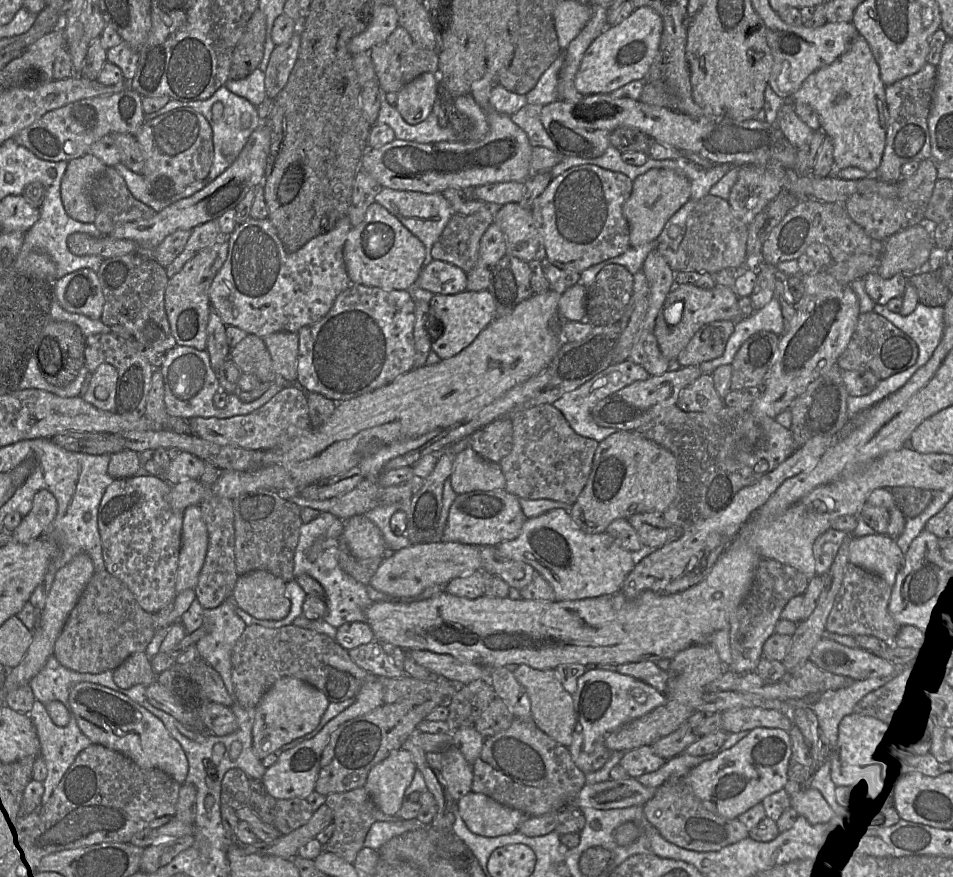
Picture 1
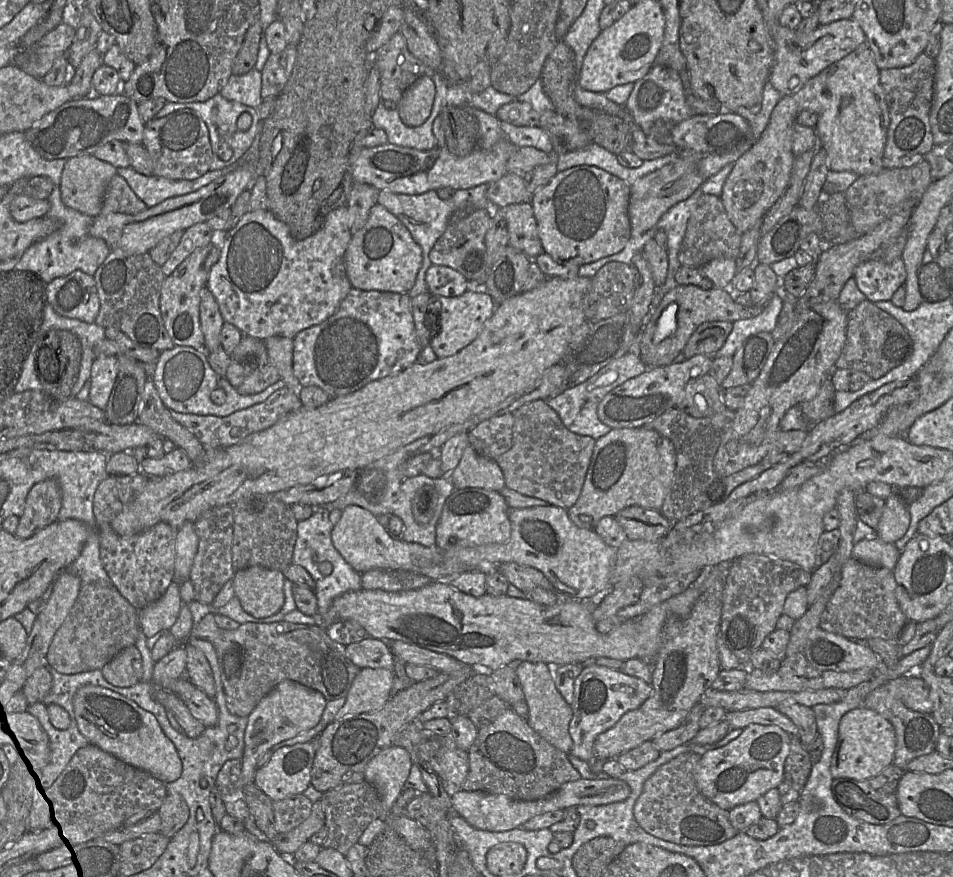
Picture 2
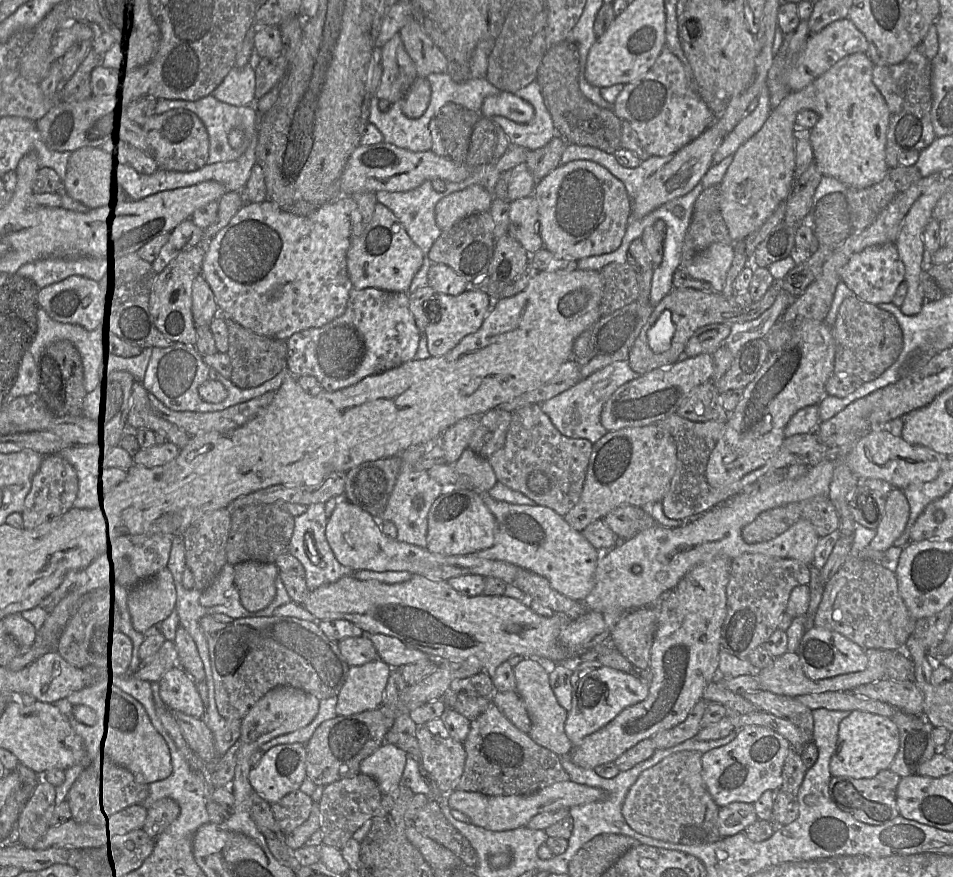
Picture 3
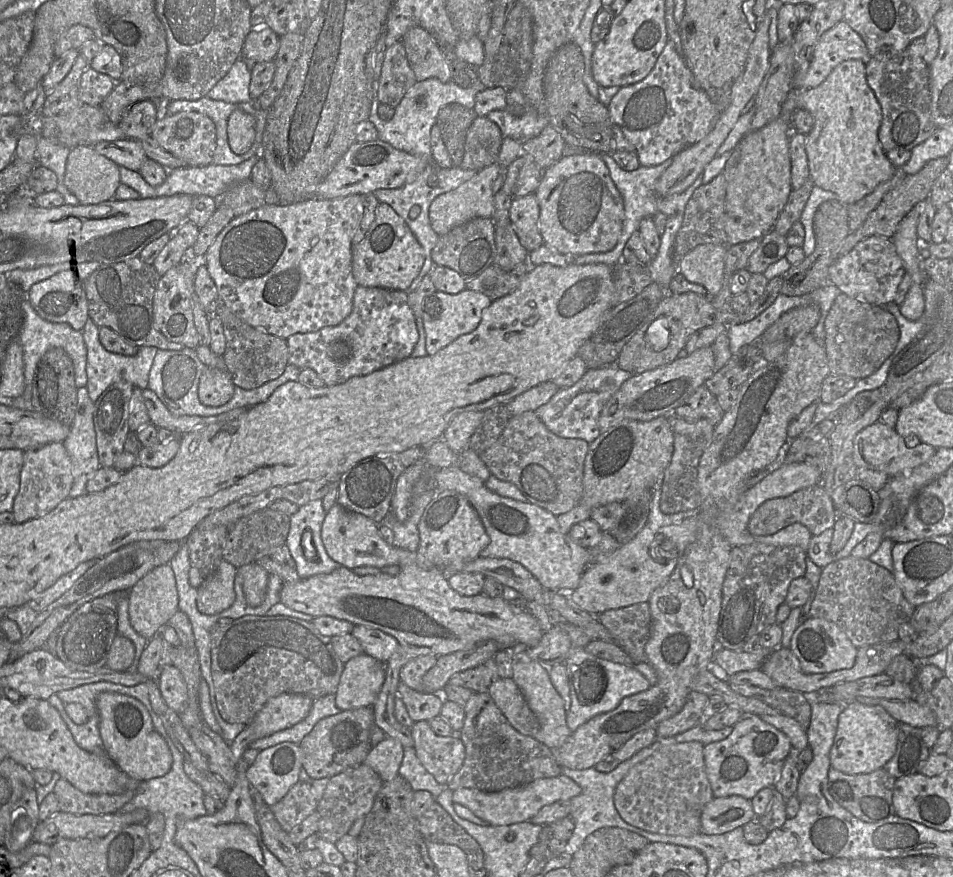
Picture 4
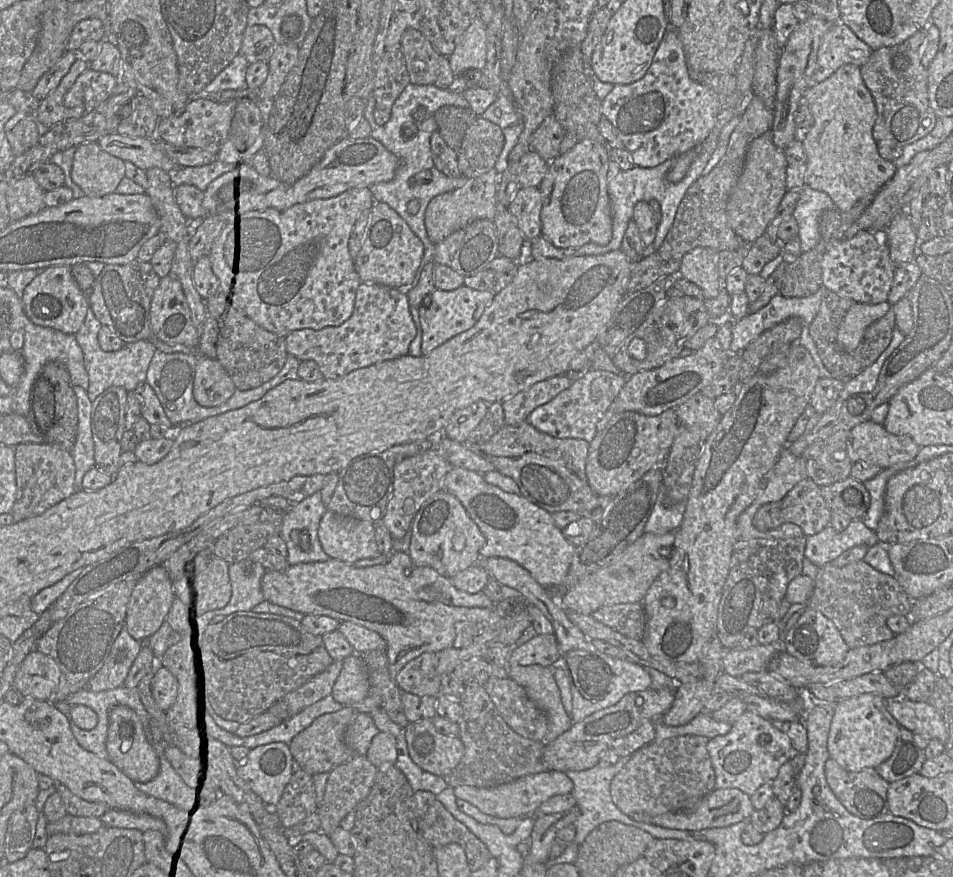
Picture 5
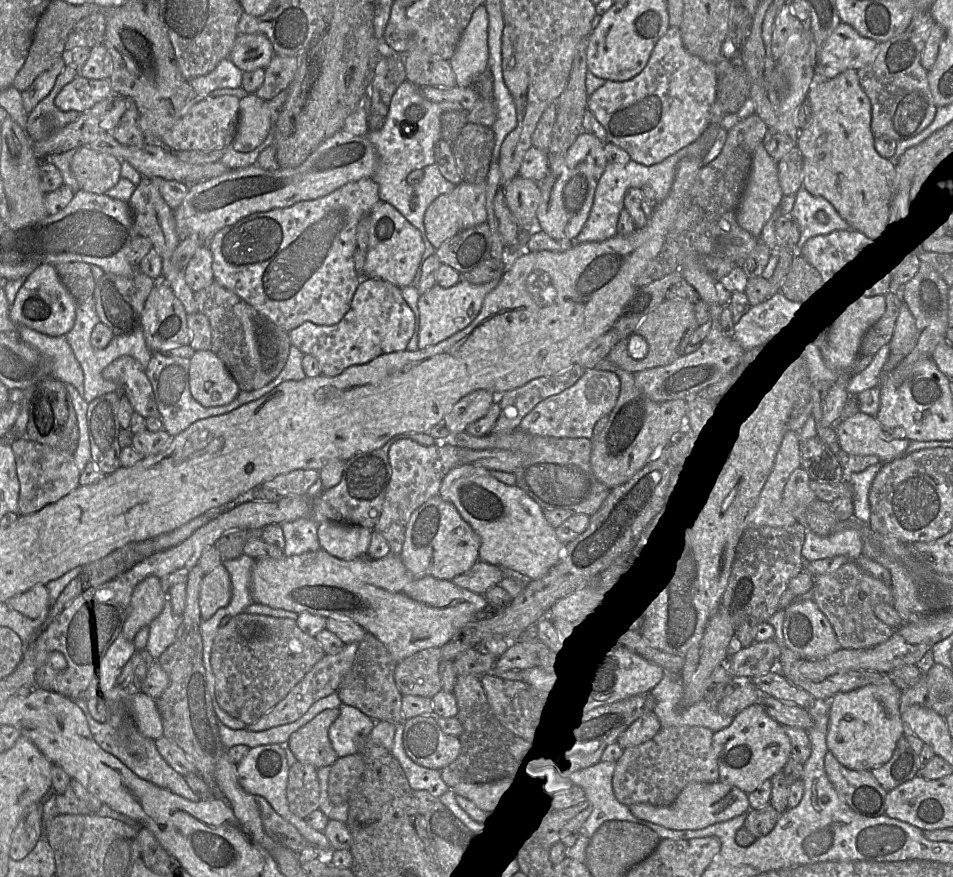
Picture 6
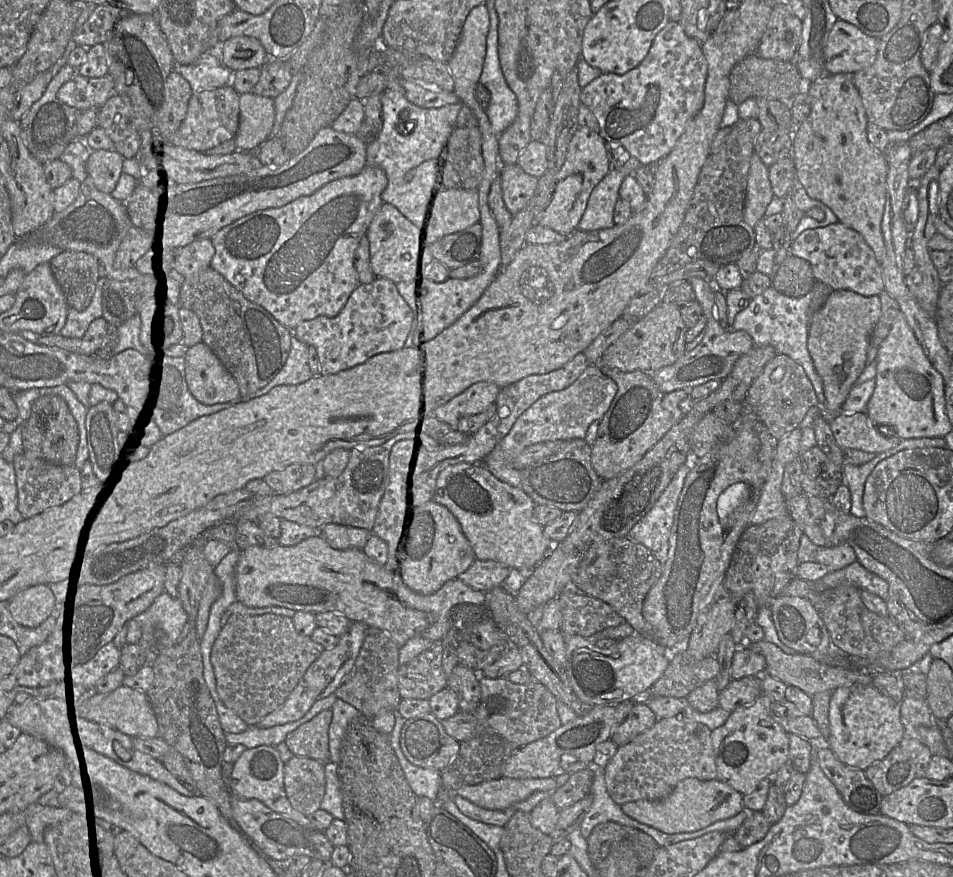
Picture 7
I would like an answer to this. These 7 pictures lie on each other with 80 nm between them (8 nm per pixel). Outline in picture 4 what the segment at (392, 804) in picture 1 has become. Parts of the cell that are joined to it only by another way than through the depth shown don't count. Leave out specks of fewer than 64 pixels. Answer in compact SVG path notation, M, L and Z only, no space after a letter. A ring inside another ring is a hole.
M385 737L373 746L363 763L371 767L383 782L393 780L399 774L404 747L391 737Z

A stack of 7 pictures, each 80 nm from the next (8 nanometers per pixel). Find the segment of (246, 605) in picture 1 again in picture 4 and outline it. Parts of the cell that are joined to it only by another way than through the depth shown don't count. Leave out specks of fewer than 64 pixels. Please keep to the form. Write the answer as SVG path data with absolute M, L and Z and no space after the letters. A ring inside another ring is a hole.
M256 562L237 568L243 581L243 592L248 605L255 607L263 603L268 588L269 572Z

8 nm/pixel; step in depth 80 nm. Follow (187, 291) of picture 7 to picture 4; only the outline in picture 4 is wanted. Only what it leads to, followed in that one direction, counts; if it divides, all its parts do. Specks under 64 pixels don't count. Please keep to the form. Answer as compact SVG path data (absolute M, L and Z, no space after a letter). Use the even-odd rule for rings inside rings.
M219 299L215 304L214 316L218 317L223 325L226 348L222 356L226 363L226 371L235 386L242 389L258 388L283 373L288 364L288 346L285 339L245 323Z

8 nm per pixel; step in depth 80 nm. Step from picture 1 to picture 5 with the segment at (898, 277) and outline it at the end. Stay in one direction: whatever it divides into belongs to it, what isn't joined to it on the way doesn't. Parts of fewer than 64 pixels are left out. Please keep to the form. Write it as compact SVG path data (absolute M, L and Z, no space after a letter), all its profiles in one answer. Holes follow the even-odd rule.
M861 231L850 239L827 244L821 259L822 286L856 303L887 302L896 267L890 258L889 247L881 235Z

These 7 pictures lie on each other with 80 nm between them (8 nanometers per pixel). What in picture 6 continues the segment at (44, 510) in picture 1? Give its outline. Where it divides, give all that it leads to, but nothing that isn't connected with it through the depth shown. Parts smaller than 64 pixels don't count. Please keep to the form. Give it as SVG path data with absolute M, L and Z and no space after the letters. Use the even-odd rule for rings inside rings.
M26 438L11 440L19 481L18 515L25 516L55 503L79 485L80 471L73 454Z

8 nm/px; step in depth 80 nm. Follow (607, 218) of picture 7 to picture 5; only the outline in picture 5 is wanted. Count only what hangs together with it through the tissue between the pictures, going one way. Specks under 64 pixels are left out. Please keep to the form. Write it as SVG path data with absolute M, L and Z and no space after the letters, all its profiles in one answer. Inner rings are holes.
M717 126L714 127L708 137L691 150L694 151L693 162L686 176L677 183L670 183L666 179L666 174L676 162L677 157L667 159L655 167L644 168L634 165L633 168L629 170L622 170L617 163L610 159L608 162L607 189L611 204L612 238L607 245L587 243L580 248L577 248L573 256L601 255L610 251L621 249L622 240L628 223L633 220L635 205L640 201L649 203L650 200L656 200L659 203L662 212L662 219L657 227L653 245L646 248L646 255L656 251L663 244L669 230L671 229L677 209L687 190L702 175L708 160L717 147L720 131L721 130L717 130Z

